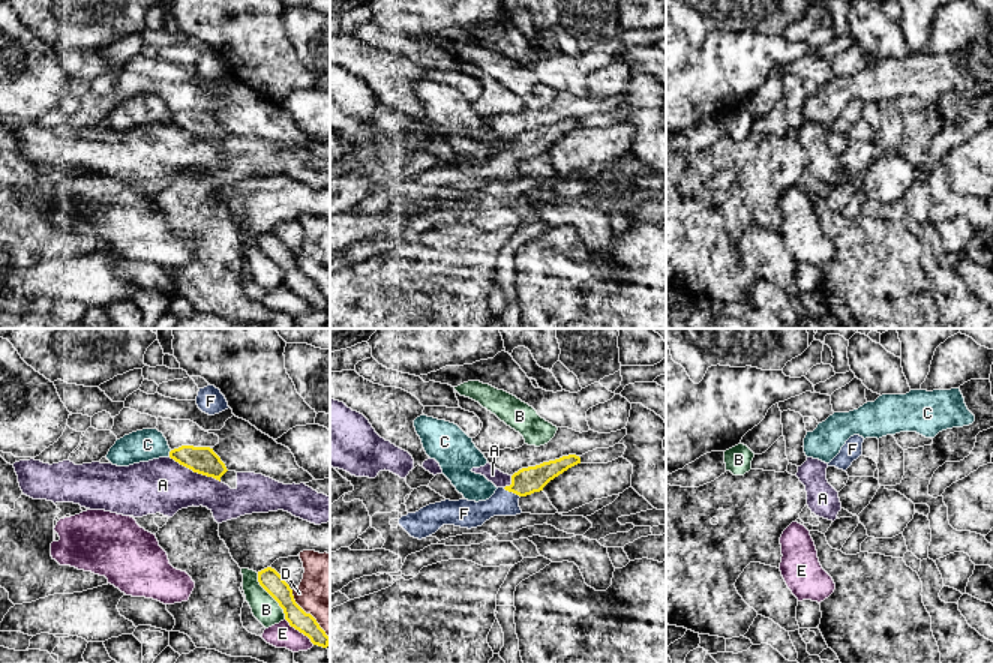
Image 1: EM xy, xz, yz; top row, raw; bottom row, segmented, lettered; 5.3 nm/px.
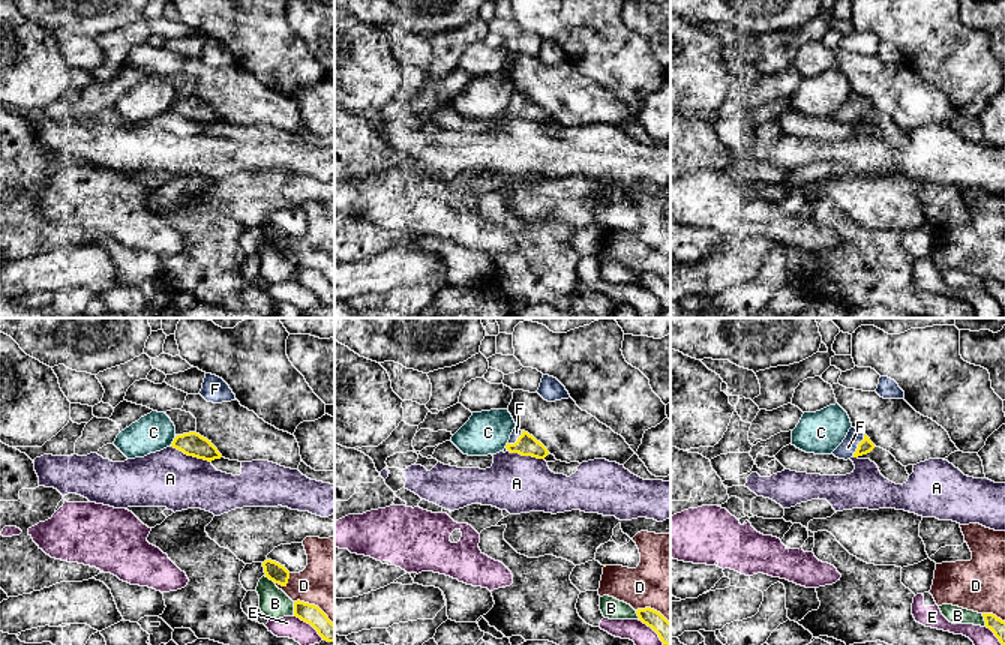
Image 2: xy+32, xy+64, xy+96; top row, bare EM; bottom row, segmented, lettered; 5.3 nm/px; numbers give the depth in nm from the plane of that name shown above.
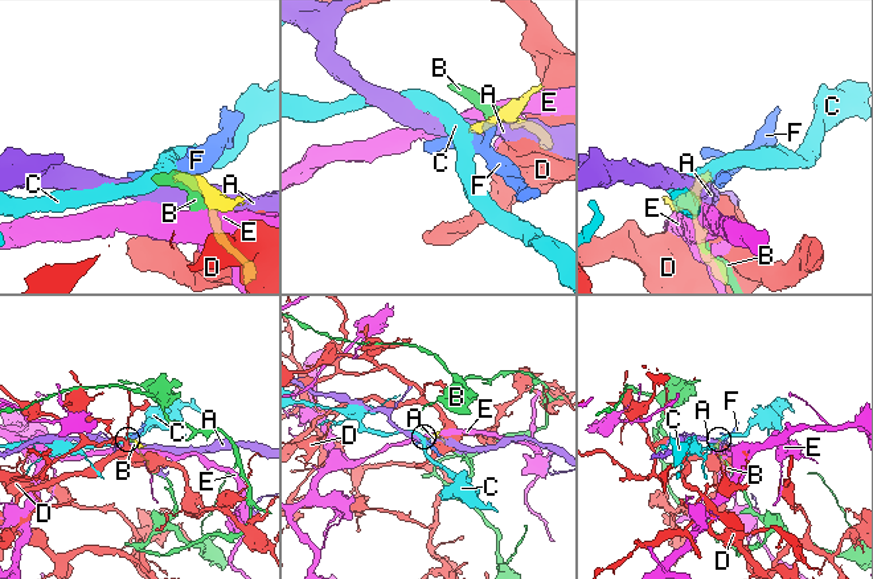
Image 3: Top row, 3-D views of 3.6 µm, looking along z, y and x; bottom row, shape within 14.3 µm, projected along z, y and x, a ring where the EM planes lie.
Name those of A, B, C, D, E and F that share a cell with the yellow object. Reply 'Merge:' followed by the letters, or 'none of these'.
Merge: F

